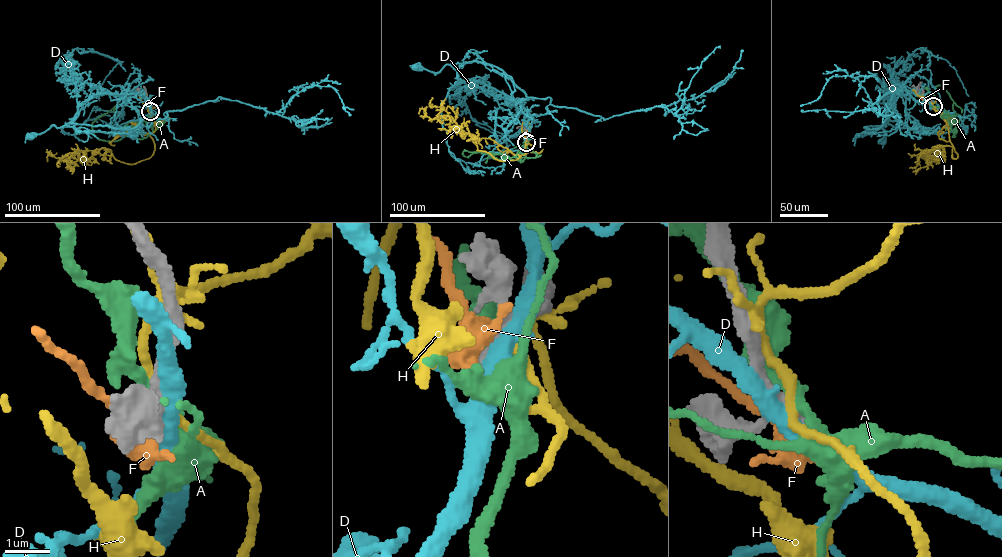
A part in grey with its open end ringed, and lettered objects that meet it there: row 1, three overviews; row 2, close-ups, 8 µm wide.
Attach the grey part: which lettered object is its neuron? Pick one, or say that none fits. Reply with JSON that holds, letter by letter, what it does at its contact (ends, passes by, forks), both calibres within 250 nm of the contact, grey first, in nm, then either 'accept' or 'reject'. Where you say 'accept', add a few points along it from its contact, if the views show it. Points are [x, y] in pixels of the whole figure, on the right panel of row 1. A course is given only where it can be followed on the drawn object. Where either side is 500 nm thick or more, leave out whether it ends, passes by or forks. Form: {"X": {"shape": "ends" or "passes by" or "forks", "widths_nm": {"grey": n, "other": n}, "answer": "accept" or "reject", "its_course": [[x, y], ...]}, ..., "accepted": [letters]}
{"A": {"shape": "passes by", "widths_nm": {"grey": 320, "other": 280}, "answer": "reject"}, "D": {"shape": "passes by", "widths_nm": {"grey": 320, "other": 420}, "answer": "reject"}, "F": {"widths_nm": {"grey": 280, "other": 550}, "answer": "reject"}, "H": {"shape": "passes by", "widths_nm": {"grey": 320, "other": 190}, "answer": "reject"}, "accepted": []}

